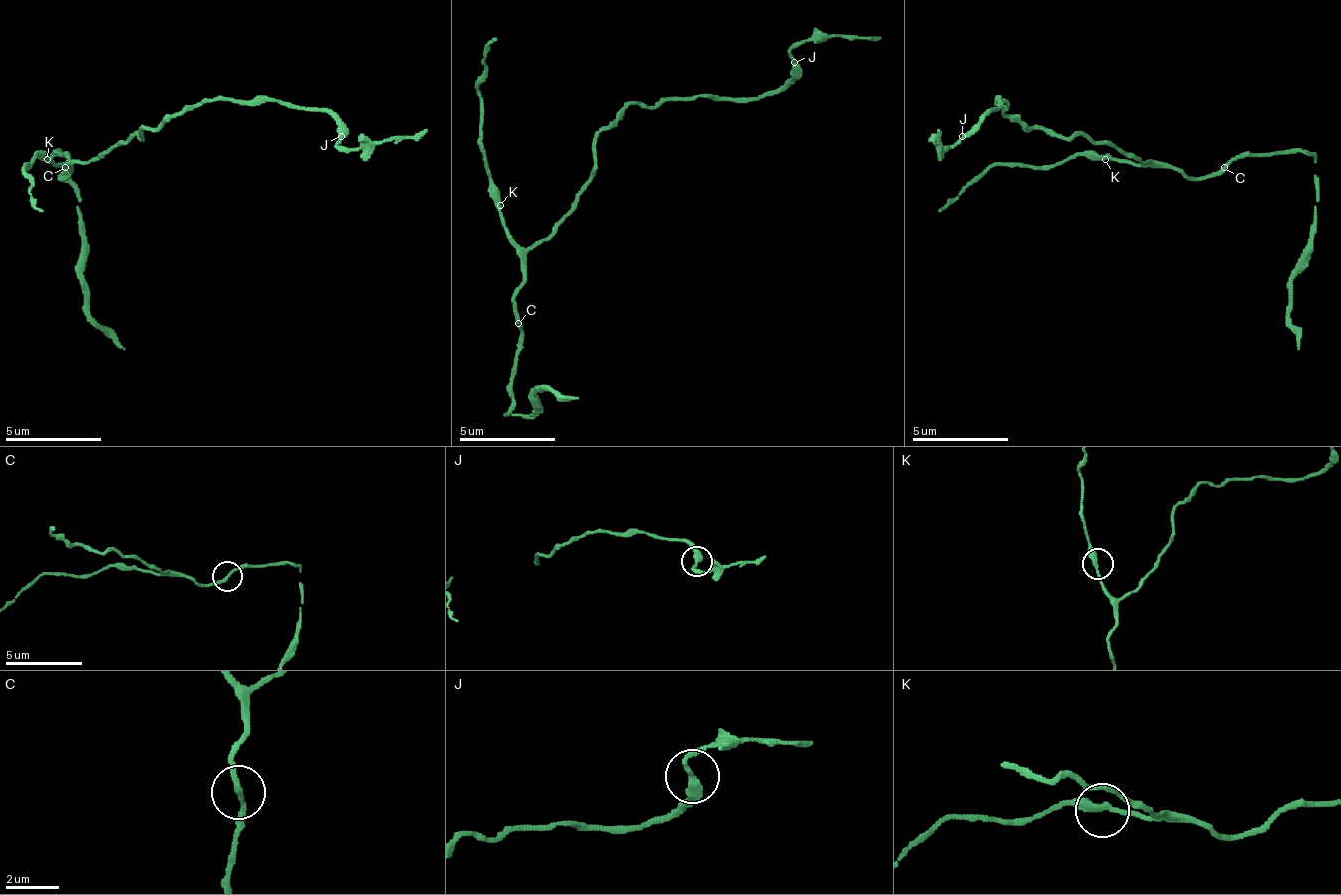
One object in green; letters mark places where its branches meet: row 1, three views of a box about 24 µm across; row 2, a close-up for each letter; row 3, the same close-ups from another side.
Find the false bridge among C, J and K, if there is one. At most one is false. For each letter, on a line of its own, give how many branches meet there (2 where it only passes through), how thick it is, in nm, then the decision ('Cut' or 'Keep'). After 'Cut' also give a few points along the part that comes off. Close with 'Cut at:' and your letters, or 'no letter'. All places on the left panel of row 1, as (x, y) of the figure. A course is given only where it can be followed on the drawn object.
C: Branches: 2. Thickness 200 nm. Keep
J: Branches: 2. Thickness 280 nm. Keep
K: Branches: 2. Thickness 300 nm. Keep
Cut at: no letter

